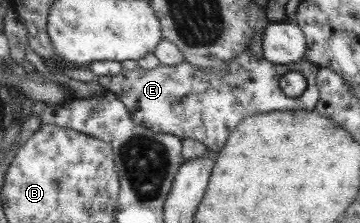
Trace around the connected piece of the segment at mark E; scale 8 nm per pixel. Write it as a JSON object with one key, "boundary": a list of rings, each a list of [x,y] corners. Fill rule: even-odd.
{"boundary":[[[250,51],[236,57],[229,65],[230,72],[224,77],[202,71],[192,63],[178,66],[160,65],[152,70],[136,69],[122,71],[116,76],[100,76],[99,84],[126,104],[132,120],[138,126],[156,133],[169,133],[182,139],[197,139],[210,150],[220,153],[230,134],[241,125],[247,116],[282,111],[316,111],[320,99],[318,88],[319,66],[310,61],[301,61],[291,69],[272,61],[252,57]],[[296,69],[308,80],[308,89],[300,97],[293,98],[284,91],[280,83],[286,73]]]}

